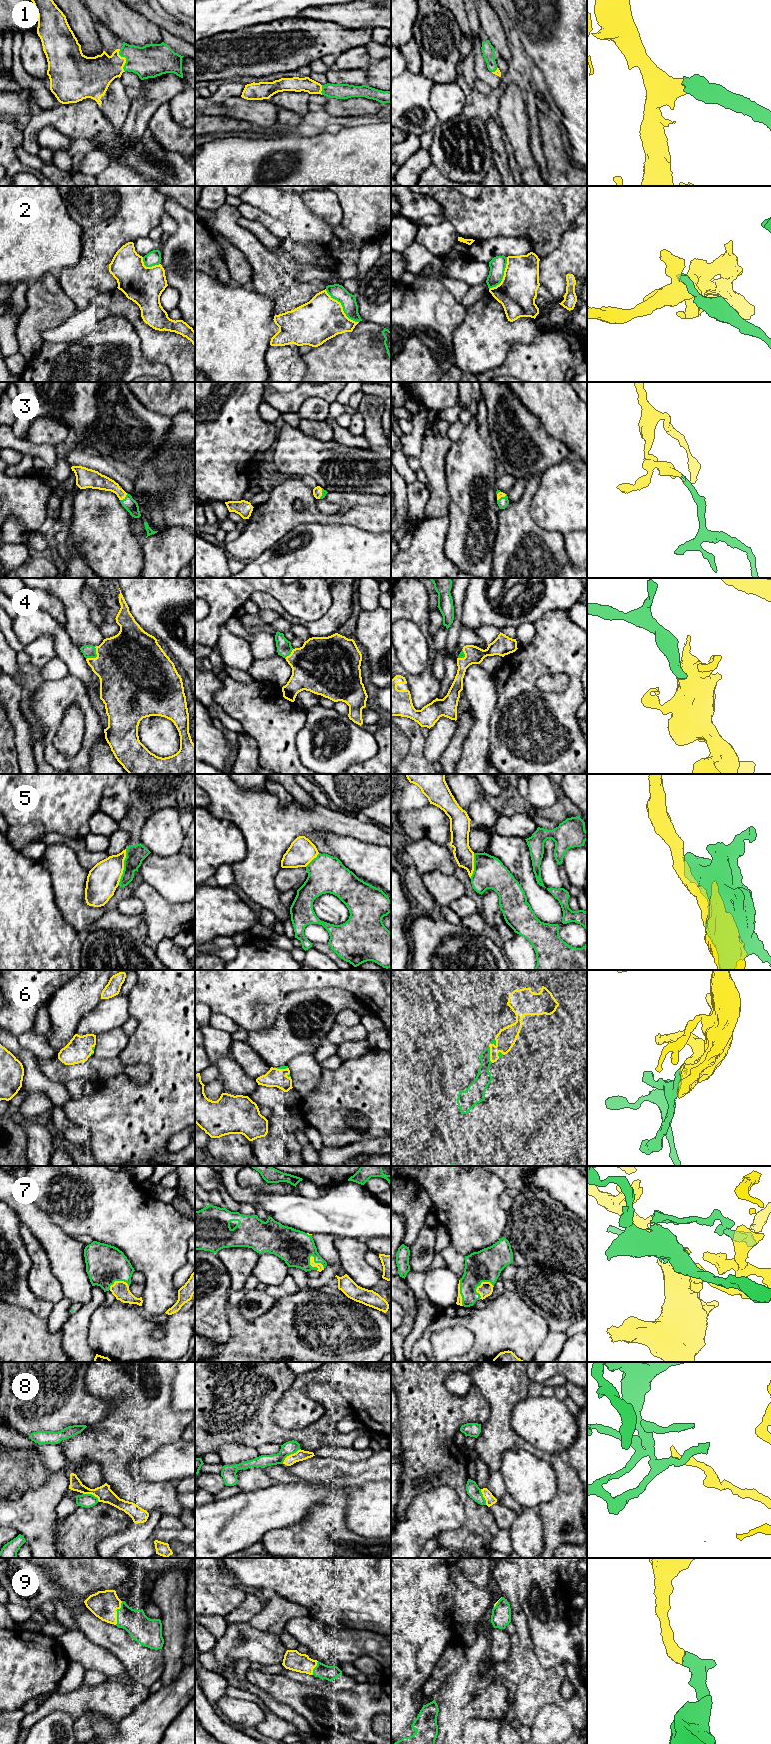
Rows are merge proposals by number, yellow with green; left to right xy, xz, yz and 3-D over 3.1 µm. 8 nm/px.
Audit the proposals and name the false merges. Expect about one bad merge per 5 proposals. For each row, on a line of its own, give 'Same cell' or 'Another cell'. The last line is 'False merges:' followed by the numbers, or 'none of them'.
1: Same cell
2: Another cell
3: Same cell
4: Same cell
5: Another cell
6: Same cell
7: Same cell
8: Another cell
9: Same cell
False merges: 2, 5, 8

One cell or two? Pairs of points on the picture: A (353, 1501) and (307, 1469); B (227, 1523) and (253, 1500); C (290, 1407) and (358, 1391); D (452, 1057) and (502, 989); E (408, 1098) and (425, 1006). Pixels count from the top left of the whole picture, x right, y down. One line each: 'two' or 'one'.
A: two
B: one
C: one
D: two
E: one

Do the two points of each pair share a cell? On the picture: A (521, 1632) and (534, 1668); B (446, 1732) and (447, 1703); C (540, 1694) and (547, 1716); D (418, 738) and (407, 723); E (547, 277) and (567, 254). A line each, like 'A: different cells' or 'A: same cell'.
A: same cell
B: same cell
C: different cells
D: same cell
E: same cell

